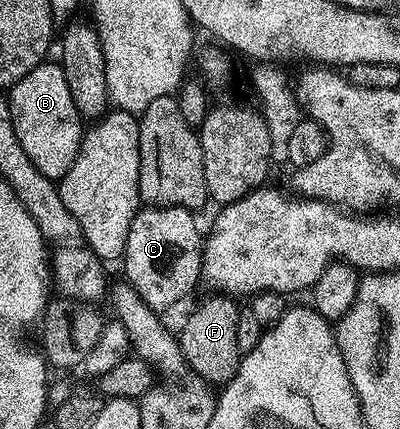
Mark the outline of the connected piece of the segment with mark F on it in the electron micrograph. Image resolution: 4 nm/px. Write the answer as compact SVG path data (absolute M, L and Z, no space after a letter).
M216 293L211 297L213 299L206 299L193 309L192 316L184 323L184 328L178 331L178 338L192 372L209 385L223 385L231 381L234 373L238 373L242 358L238 349L238 313L241 308L236 304L235 298L227 295Z

